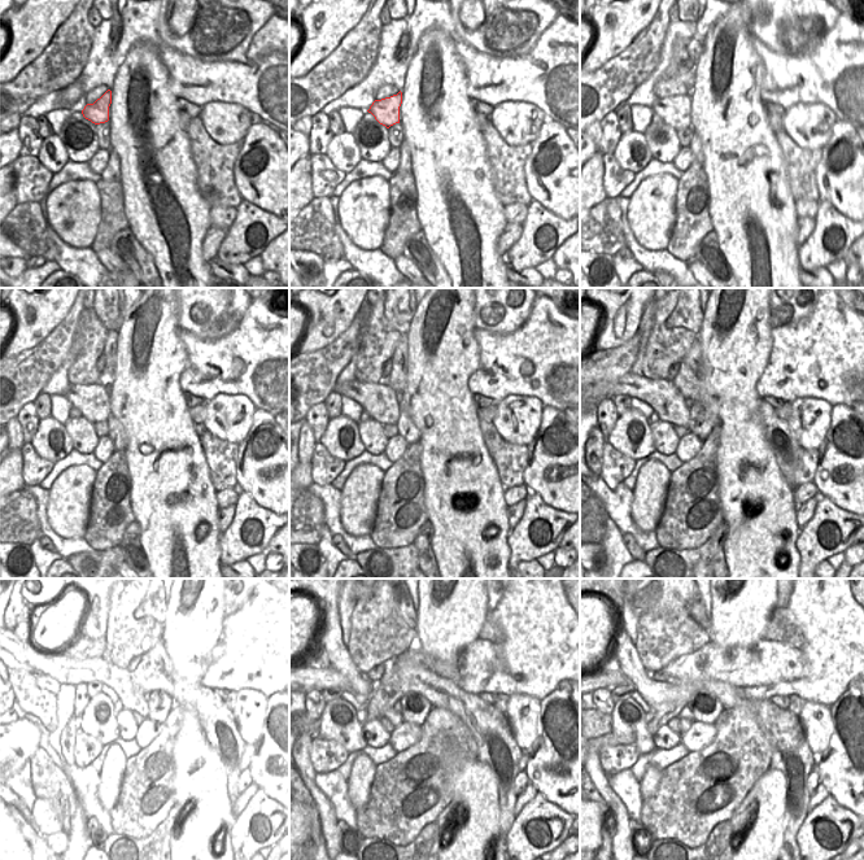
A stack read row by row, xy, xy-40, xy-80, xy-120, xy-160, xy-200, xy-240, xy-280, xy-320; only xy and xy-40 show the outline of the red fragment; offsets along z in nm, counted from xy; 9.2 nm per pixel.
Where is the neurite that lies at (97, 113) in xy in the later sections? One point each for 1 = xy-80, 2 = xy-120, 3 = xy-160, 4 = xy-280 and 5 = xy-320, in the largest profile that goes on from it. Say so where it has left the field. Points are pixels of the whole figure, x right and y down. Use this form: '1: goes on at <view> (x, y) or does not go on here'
1: goes on at xy-80 (675, 110)
2: goes on at xy-120 (92, 401)
3: goes on at xy-160 (379, 401)
4: goes on at xy-280 (393, 715)
5: goes on at xy-320 (685, 724)

